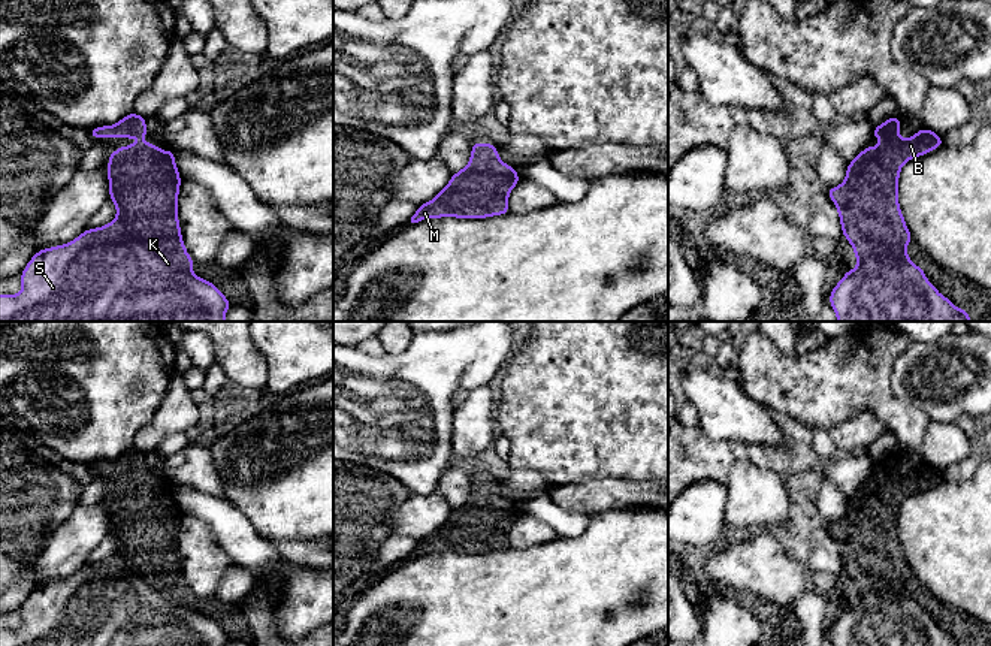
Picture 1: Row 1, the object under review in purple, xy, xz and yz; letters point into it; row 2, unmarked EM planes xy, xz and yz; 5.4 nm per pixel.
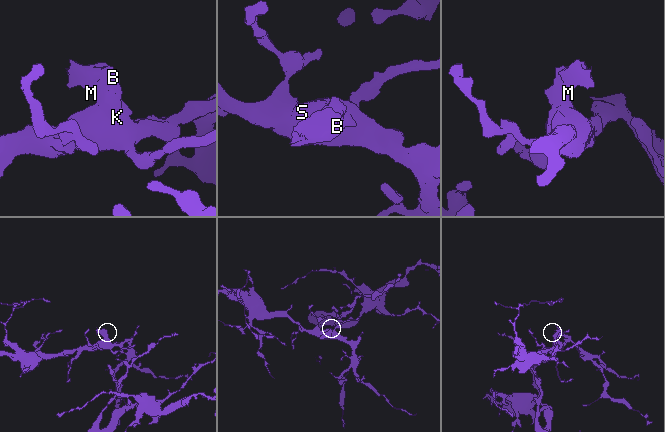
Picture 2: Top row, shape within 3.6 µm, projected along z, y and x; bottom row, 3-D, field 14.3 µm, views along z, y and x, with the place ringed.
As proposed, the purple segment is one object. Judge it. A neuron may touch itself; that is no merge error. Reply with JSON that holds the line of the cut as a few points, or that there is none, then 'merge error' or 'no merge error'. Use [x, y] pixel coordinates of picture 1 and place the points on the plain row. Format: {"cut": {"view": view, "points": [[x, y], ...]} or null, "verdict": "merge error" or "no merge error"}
{"cut": null, "verdict": "no merge error"}

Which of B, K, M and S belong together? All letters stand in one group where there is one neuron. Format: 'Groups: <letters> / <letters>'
Groups: B K M S

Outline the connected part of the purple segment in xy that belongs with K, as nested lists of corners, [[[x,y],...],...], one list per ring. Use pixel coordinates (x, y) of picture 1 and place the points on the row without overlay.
[[[148,477],[133,479],[111,487],[108,499],[109,535],[117,541],[115,555],[102,562],[85,564],[67,579],[39,585],[19,610],[22,618],[21,627],[18,630],[0,630],[0,646],[227,646],[232,643],[230,636],[215,619],[190,607],[194,603],[194,595],[185,585],[178,553],[178,531],[182,513],[175,498],[175,484],[161,486],[155,479]]]

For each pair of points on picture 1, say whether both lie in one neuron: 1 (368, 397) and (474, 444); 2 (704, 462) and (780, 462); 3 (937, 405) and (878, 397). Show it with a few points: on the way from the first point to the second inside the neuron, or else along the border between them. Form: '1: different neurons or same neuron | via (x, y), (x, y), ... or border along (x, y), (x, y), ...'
1: different neurons | border along (453, 410), (452, 453)
2: same neuron | via (724, 455), (755, 453), (761, 456)
3: different neurons | border along (891, 368), (891, 391), (917, 405), (930, 420)

